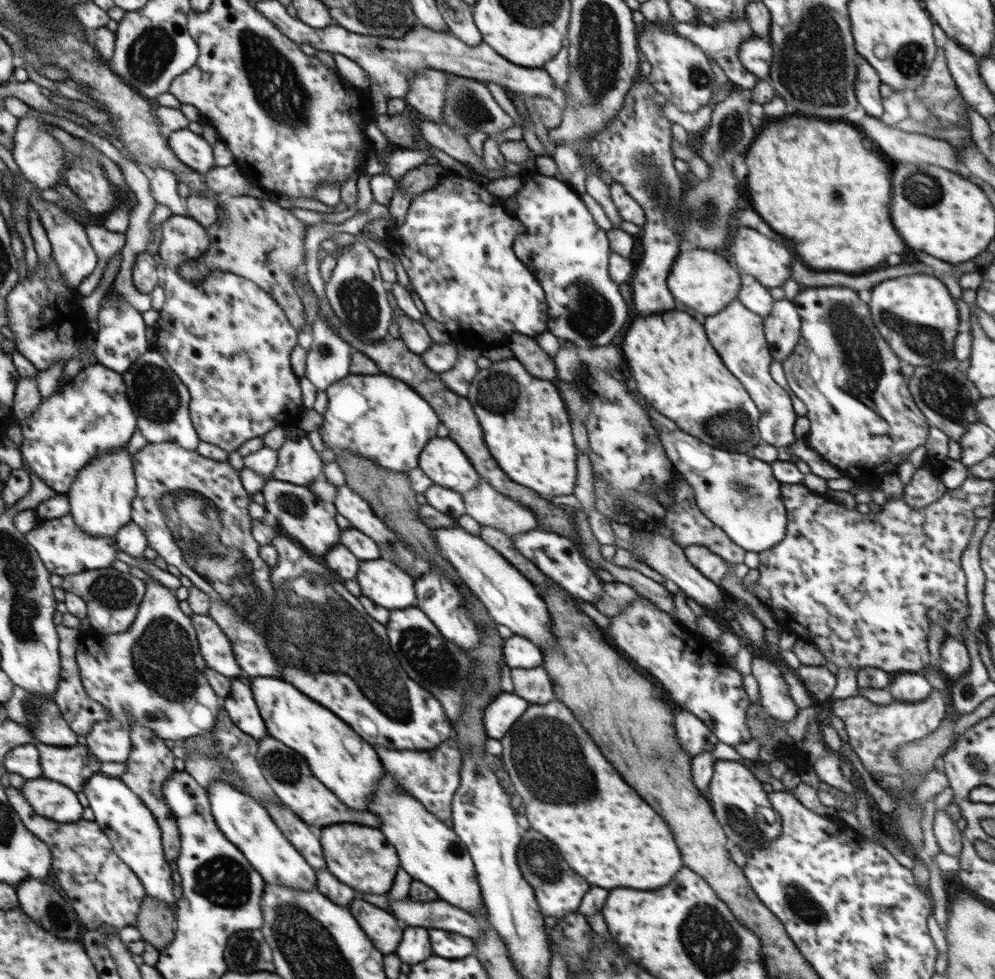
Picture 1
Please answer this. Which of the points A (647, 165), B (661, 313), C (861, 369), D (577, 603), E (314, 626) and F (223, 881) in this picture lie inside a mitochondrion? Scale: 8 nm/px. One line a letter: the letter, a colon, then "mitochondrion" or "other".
A: mitochondrion
B: other
C: mitochondrion
D: other
E: mitochondrion
F: mitochondrion

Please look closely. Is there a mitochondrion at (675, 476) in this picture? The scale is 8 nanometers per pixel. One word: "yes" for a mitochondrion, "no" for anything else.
no

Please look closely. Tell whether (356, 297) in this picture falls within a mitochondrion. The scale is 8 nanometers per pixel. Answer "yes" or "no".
yes

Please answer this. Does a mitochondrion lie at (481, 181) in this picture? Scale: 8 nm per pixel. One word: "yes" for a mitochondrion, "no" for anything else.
no

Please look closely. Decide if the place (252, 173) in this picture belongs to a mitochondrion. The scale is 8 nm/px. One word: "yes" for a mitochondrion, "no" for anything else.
no

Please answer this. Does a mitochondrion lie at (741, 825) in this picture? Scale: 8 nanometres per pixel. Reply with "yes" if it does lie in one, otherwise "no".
yes

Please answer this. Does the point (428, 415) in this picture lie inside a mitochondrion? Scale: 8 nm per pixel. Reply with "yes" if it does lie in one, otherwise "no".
no

